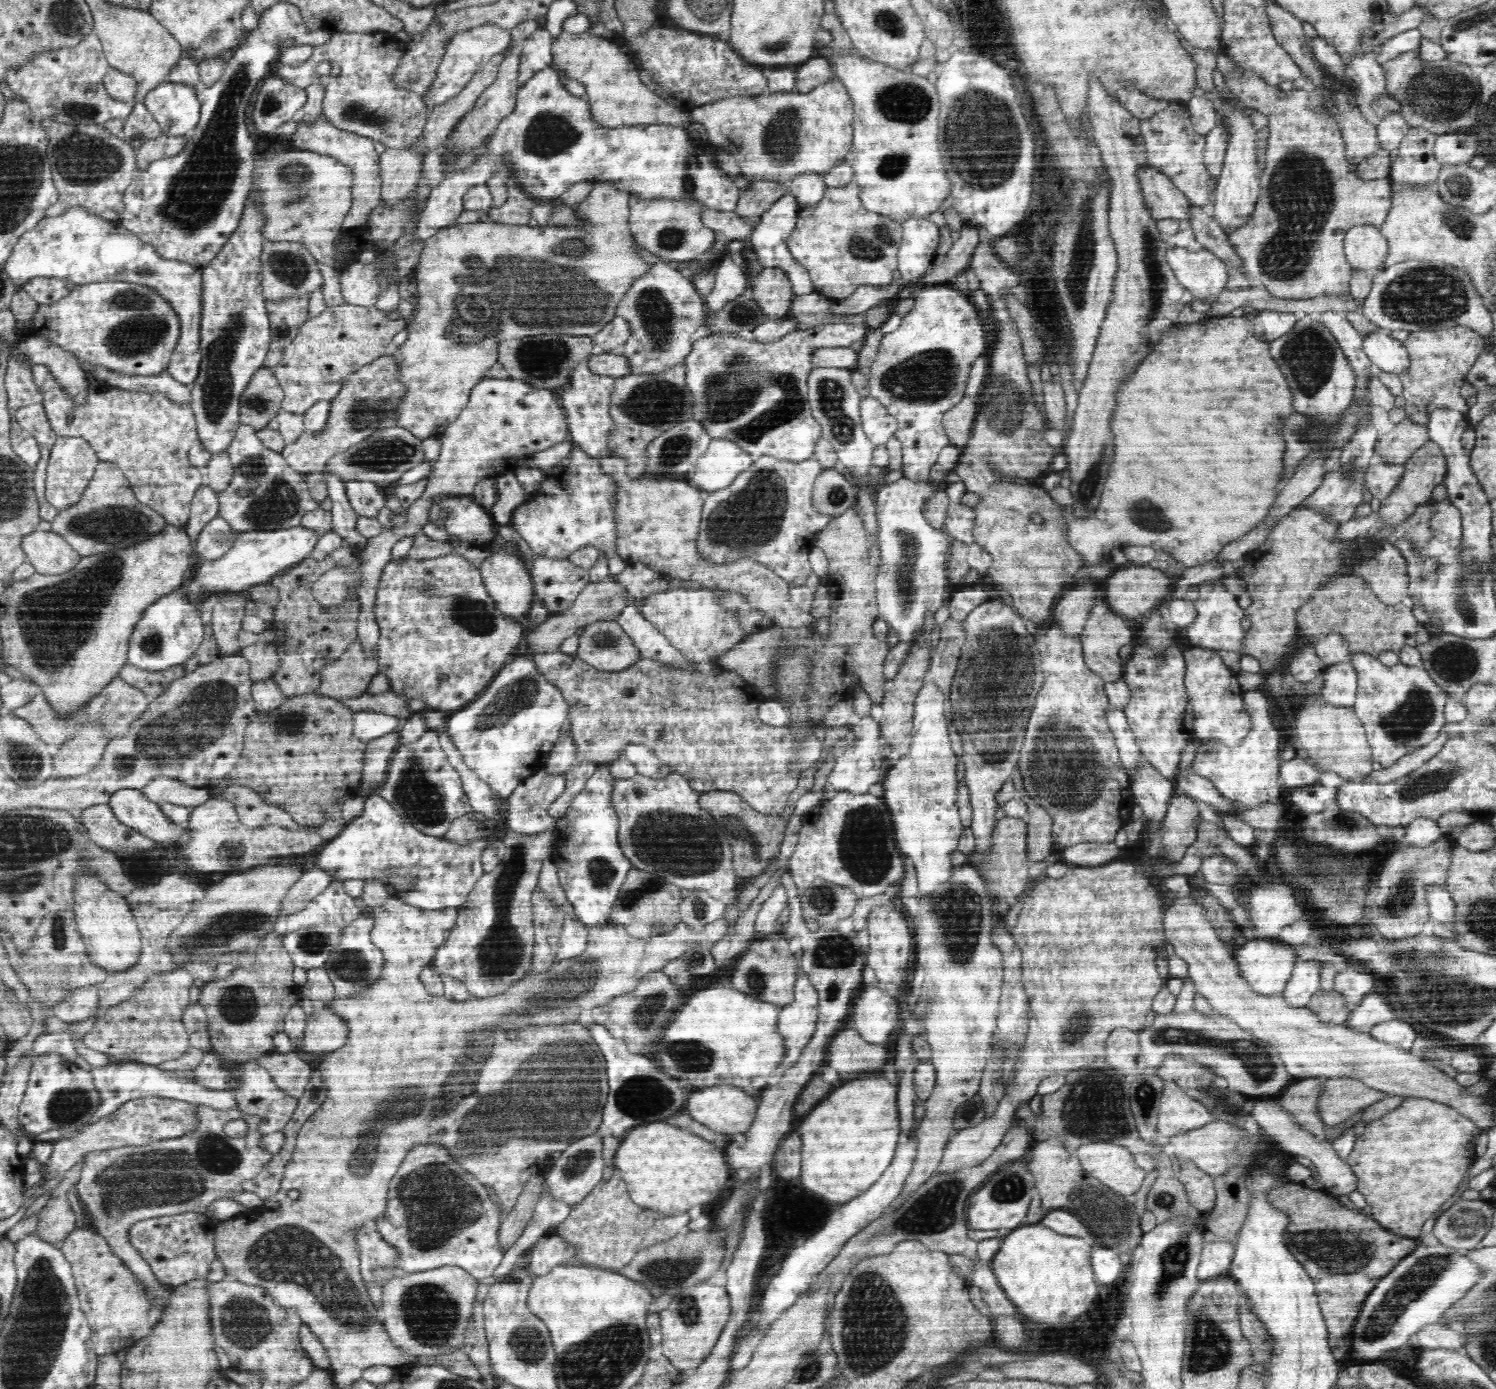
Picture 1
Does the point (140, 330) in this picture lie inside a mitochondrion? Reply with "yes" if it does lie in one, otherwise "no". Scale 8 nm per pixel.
yes

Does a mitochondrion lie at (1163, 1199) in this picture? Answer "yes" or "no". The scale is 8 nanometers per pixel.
yes

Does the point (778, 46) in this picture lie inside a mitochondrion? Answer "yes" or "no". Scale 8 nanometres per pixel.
yes

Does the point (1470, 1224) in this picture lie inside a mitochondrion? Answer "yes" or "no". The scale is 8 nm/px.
yes

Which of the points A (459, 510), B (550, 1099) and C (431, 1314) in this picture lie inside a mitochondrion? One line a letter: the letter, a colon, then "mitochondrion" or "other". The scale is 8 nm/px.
A: other
B: mitochondrion
C: mitochondrion

